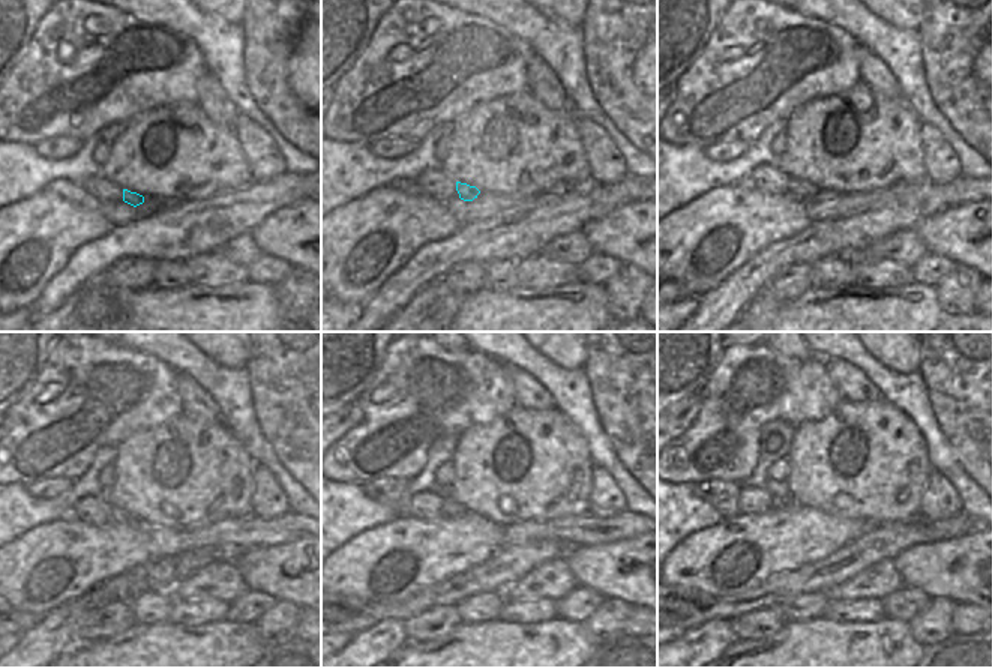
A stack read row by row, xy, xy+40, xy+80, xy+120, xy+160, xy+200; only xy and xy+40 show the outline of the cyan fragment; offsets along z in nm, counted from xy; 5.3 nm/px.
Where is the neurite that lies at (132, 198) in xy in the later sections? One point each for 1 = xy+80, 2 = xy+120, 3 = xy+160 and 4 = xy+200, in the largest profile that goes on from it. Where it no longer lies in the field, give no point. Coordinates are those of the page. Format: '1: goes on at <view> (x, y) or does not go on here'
1: goes on at xy+80 (799, 189)
2: goes on at xy+120 (117, 515)
3: goes on at xy+160 (450, 508)
4: goes on at xy+200 (778, 503)

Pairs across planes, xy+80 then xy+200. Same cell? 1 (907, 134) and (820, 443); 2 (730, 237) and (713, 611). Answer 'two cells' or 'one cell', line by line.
1: one cell
2: two cells

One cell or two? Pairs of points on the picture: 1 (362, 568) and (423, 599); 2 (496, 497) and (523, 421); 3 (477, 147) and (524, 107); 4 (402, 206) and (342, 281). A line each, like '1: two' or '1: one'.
1: two
2: one
3: one
4: one

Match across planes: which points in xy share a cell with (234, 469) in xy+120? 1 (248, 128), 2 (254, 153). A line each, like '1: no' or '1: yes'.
1: no
2: no

